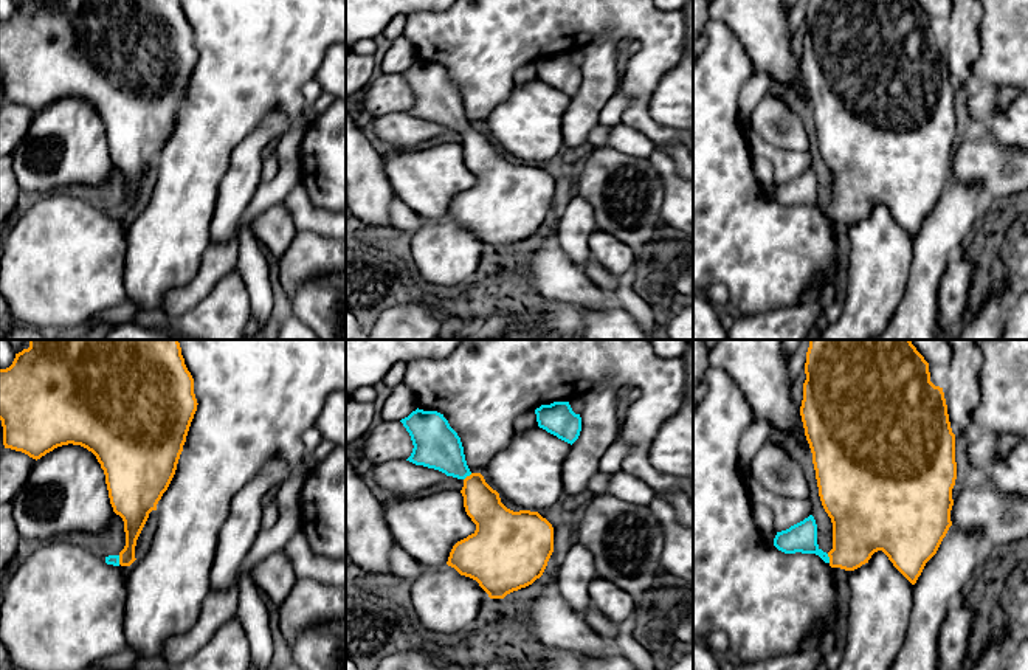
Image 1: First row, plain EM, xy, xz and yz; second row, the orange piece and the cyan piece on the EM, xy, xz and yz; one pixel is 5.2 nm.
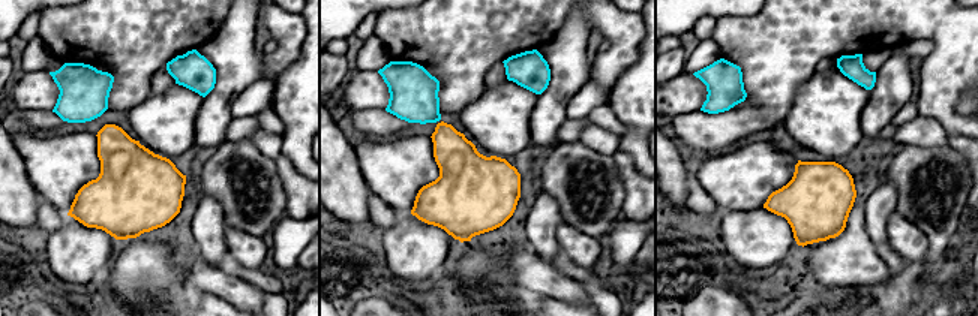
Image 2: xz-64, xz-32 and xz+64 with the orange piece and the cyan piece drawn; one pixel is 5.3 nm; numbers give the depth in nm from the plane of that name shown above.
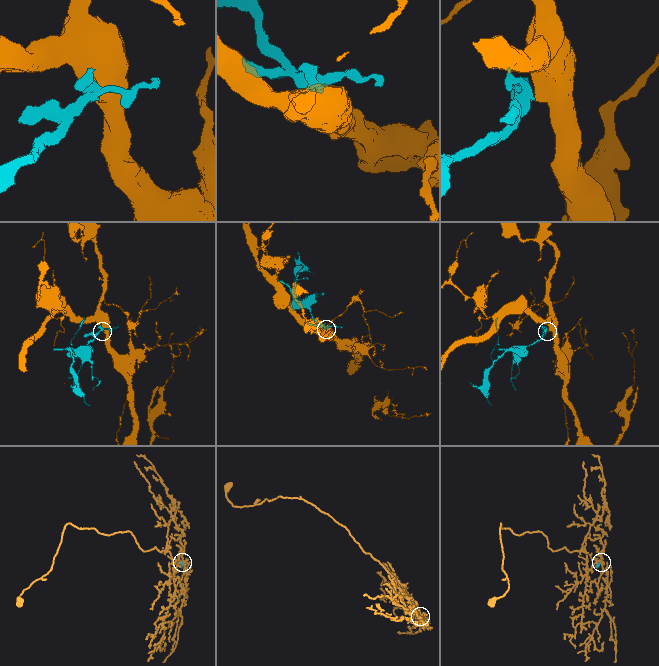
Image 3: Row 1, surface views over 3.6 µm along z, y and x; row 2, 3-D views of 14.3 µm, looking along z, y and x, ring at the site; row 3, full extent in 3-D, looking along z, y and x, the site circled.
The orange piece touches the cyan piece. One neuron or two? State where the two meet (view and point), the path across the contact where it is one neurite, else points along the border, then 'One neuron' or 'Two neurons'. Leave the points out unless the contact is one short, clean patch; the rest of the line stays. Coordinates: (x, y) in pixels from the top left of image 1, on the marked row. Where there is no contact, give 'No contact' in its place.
Touches orange at yz (830, 559). Path across: yz (862, 523), (830, 559), (816, 551), (802, 537). One neuron

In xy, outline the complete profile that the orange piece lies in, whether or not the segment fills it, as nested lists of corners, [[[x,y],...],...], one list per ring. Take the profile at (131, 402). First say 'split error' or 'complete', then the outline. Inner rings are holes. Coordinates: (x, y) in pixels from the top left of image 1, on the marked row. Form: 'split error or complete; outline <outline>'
split error; outline [[[29,340],[12,364],[0,369],[0,420],[3,445],[33,459],[62,445],[91,451],[105,475],[113,512],[124,521],[126,546],[107,565],[130,566],[136,540],[152,510],[167,490],[197,411],[194,378],[185,364],[178,340]]]

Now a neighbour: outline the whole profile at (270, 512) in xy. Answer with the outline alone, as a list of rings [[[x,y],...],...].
[[[270,496],[262,506],[260,530],[271,529],[278,523],[278,518],[279,518],[279,507]]]

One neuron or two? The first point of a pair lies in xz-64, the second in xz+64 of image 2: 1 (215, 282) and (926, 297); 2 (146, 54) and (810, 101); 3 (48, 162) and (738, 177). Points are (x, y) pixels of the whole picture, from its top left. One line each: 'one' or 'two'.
1: two
2: two
3: one

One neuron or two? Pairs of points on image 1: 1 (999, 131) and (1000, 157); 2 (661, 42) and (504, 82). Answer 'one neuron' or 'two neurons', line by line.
1: two neurons
2: one neuron

